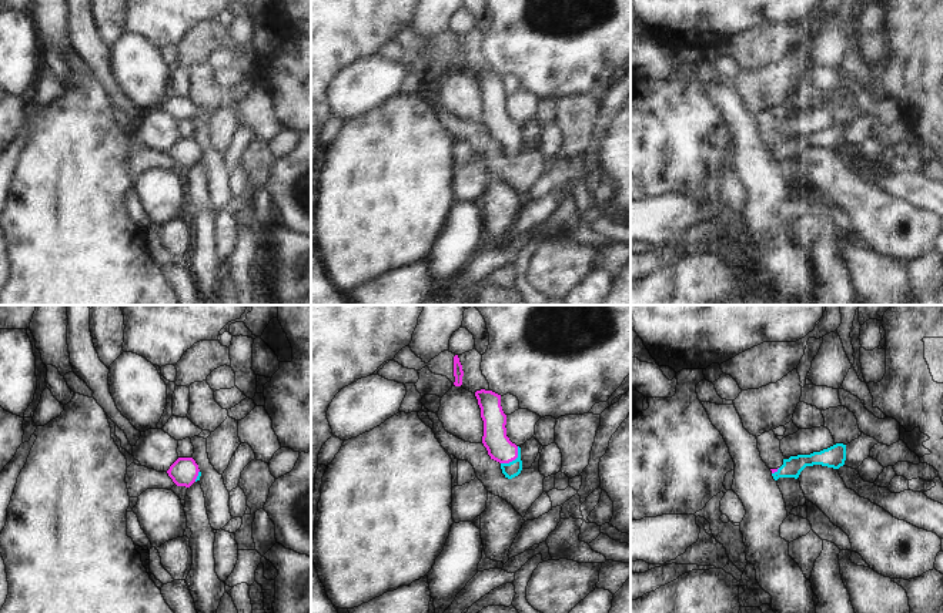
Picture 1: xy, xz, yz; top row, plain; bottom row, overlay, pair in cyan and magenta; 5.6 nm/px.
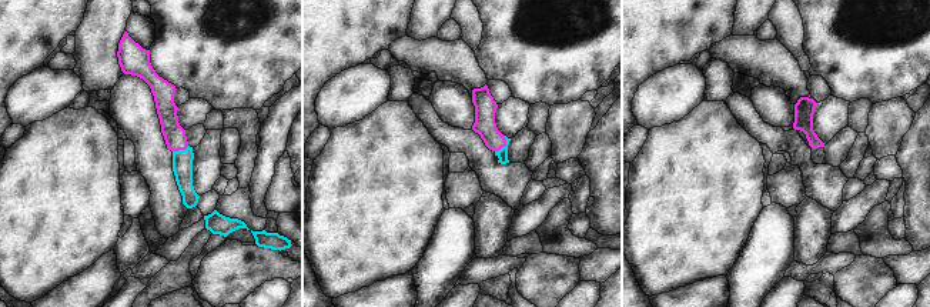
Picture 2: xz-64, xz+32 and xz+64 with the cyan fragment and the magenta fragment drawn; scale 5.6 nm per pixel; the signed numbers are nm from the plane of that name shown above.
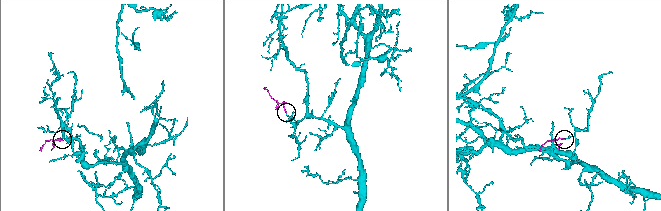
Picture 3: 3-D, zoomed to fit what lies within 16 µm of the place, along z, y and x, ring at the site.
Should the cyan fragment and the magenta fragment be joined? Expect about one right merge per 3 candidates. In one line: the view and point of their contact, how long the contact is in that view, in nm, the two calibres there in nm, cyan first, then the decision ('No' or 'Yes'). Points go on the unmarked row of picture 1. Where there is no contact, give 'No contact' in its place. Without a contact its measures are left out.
Touches cyan at xz (515, 140). Shared border 140 nm. Thickness 90 nm (cyan) against 150 nm. Yes.

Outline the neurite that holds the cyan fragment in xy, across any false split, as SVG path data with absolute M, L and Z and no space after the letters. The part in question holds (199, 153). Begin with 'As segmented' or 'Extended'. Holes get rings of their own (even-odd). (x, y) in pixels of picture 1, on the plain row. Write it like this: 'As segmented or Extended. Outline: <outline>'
Extended. Outline: M178 138L167 151L177 167L190 168L200 161L201 153L193 138Z

